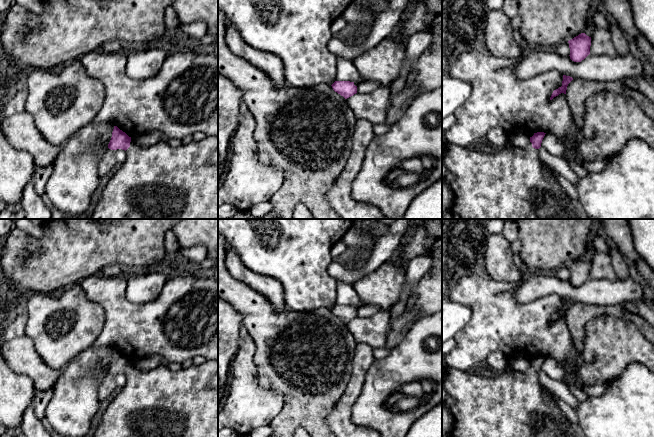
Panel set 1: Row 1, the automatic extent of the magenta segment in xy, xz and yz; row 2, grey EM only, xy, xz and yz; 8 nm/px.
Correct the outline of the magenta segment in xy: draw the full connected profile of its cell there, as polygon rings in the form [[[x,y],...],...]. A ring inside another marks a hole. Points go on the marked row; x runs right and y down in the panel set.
[[[114,126],[108,148],[124,150],[126,160],[120,169],[106,180],[102,197],[96,203],[91,219],[218,219],[218,167],[209,163],[209,158],[218,148],[218,136],[205,137],[201,141],[176,147],[161,140],[142,147]]]

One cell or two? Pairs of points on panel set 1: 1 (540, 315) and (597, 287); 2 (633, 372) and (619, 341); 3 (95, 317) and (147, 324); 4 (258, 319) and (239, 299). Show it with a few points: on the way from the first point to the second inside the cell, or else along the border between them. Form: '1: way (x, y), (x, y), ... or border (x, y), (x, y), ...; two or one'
1: border (539, 297), (557, 294), (562, 299); two
2: border (643, 364), (630, 363), (611, 379); two
3: border (89, 300), (104, 315), (95, 340); two
4: way (254, 314), (244, 304); one

